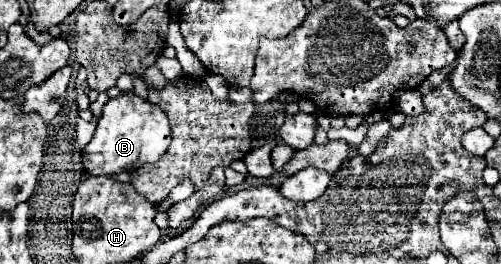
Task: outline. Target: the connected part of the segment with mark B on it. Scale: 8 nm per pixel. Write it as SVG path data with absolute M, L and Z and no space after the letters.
M122 93L104 105L92 141L82 151L82 171L86 175L118 175L146 163L156 163L170 145L170 123L166 113L134 93Z

